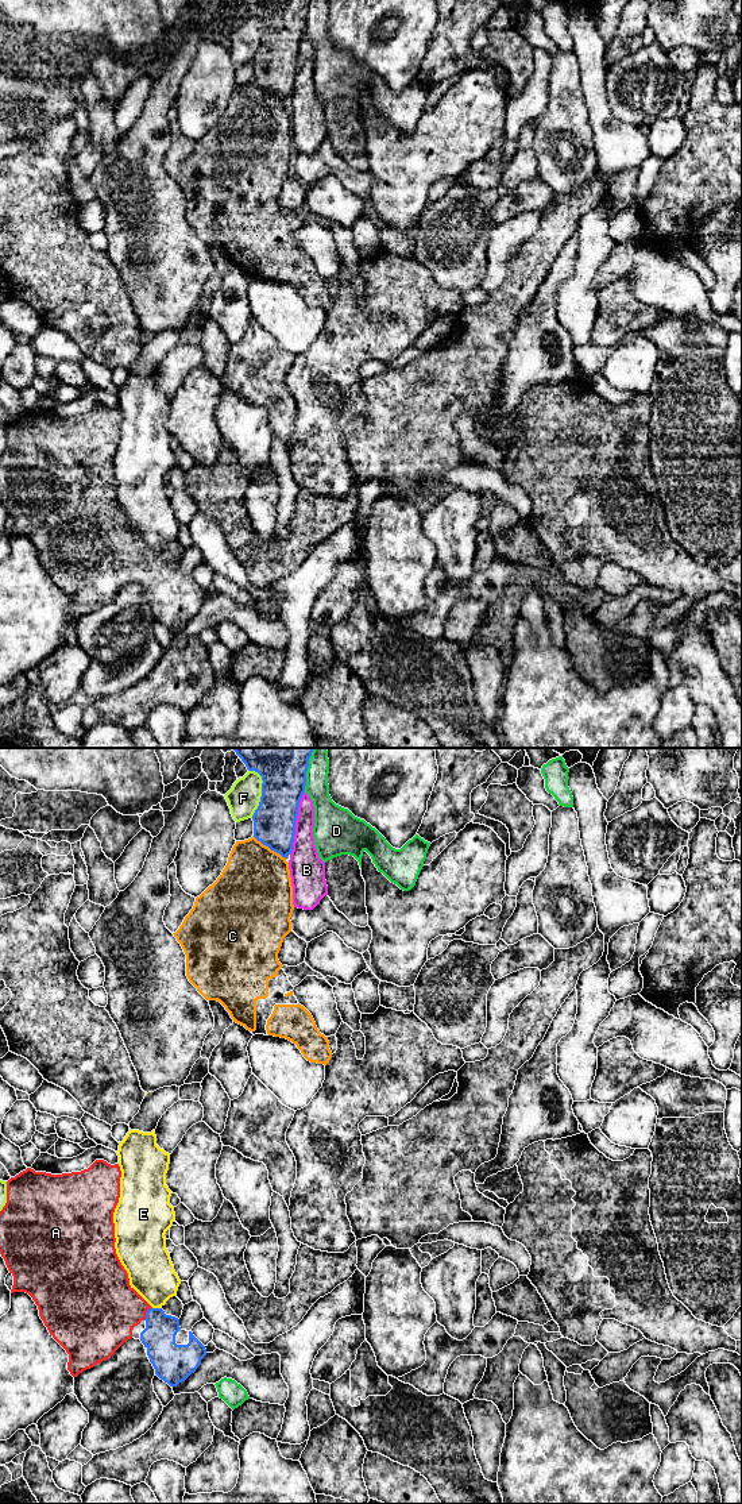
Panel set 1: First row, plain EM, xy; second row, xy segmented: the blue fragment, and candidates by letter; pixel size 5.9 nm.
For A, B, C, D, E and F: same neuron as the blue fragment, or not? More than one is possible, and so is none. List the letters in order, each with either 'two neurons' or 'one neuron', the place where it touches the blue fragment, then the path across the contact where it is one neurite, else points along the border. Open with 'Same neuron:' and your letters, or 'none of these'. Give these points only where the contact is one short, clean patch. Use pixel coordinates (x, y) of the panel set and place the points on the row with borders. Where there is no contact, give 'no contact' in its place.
Same neuron: A
A: one neuron; contact xy (146, 1314); way xy (159, 1334), (159, 1327), (146, 1314), (140, 1310), (104, 1310)
B: two neurons; contact xy (294, 822)
C: two neurons; contact xy (269, 847)
D: two neurons; contact xy (306, 770)
E: two neurons; contact xy (157, 1308)
F: two neurons; contact xy (262, 791)

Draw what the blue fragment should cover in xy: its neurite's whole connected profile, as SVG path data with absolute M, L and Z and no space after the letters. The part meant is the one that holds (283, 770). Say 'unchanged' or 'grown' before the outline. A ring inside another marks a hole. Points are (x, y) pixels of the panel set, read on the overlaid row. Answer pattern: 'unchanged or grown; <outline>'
unchanged; M233 748L248 771L262 776L262 797L252 815L254 837L287 857L293 851L299 801L313 748Z

